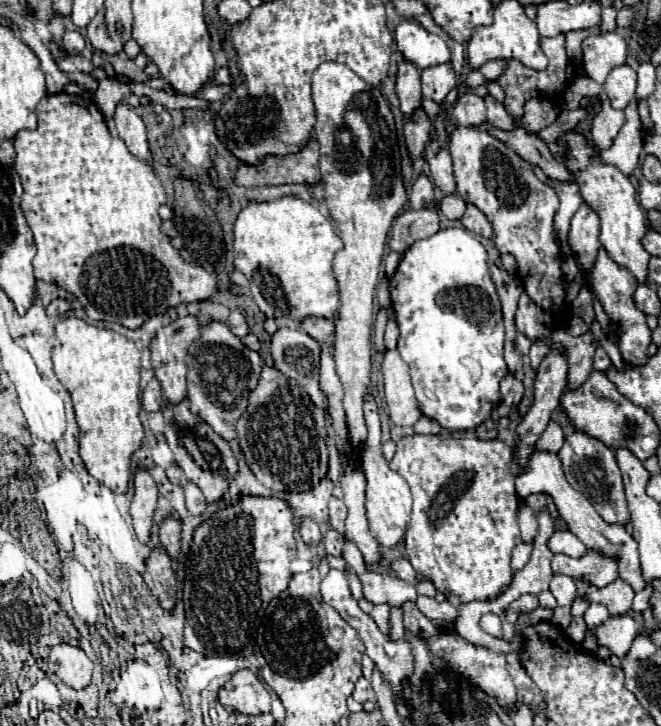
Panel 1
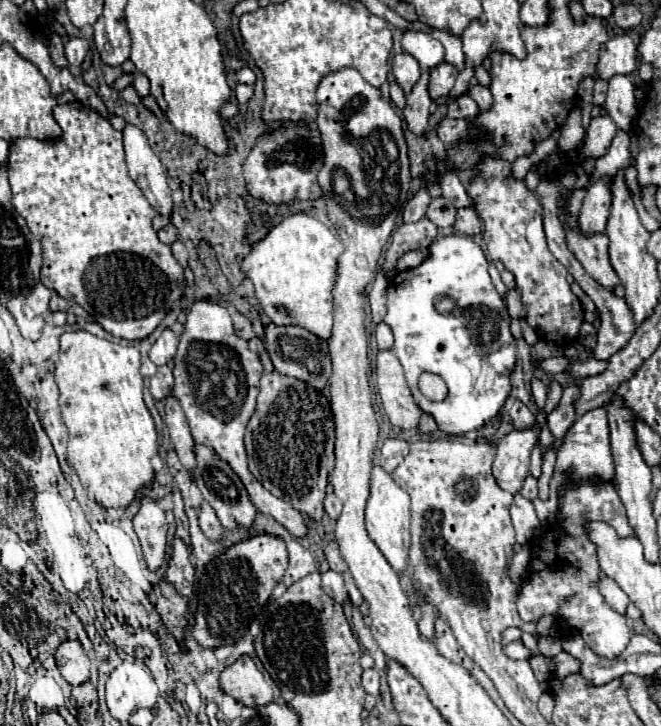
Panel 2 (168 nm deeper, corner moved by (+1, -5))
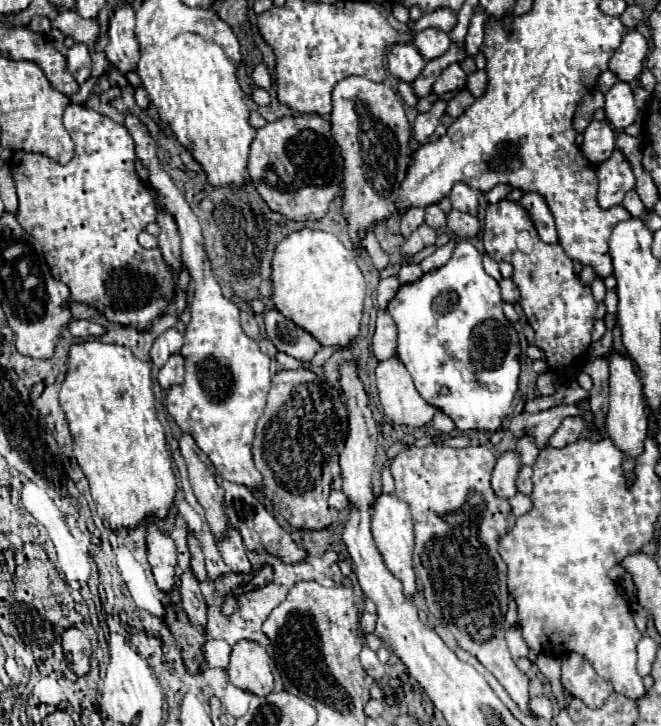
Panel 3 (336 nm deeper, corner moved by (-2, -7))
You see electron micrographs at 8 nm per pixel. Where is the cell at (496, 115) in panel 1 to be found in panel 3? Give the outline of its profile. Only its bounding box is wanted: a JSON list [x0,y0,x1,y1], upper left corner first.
[468,71,488,97]

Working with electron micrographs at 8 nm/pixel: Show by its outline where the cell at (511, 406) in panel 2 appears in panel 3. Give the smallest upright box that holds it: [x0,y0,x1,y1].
[516,435,540,465]

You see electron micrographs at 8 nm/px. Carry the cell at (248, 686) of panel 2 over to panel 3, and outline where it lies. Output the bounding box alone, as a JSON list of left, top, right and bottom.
[228,641,274,697]

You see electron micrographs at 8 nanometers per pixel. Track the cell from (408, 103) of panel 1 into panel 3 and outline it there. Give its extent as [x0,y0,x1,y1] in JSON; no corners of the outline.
[388,43,426,83]

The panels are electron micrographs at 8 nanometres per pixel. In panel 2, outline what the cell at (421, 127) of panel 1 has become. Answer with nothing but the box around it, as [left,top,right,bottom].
[405,71,429,133]

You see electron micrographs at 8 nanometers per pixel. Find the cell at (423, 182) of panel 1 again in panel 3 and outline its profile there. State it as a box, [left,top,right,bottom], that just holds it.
[400,207,424,237]

